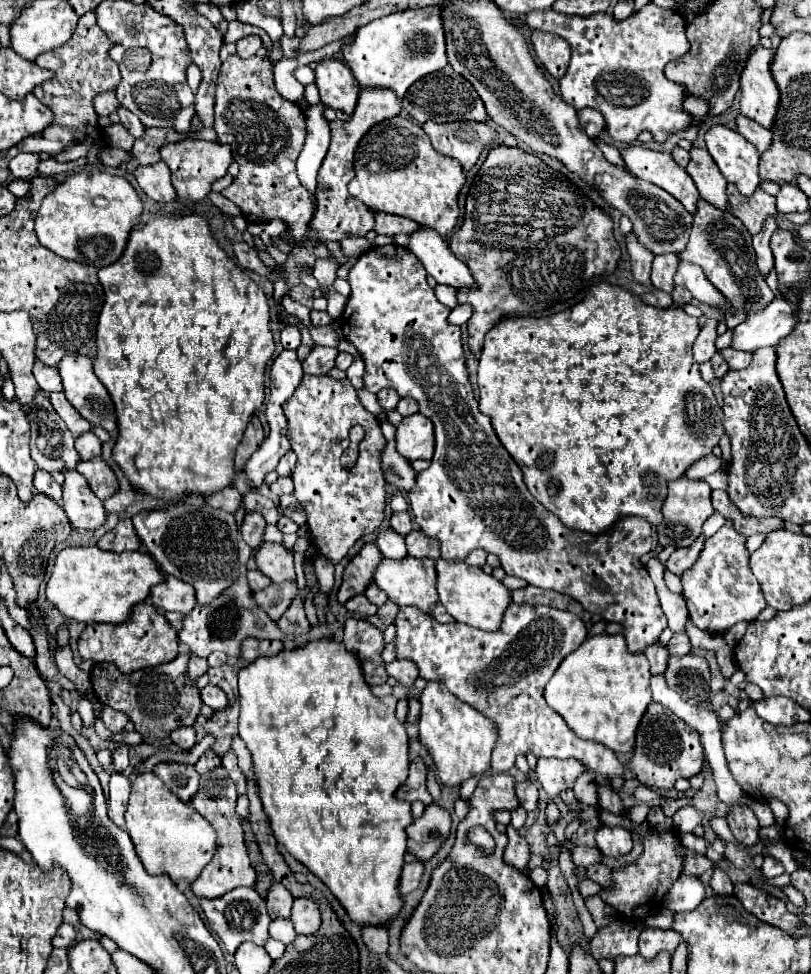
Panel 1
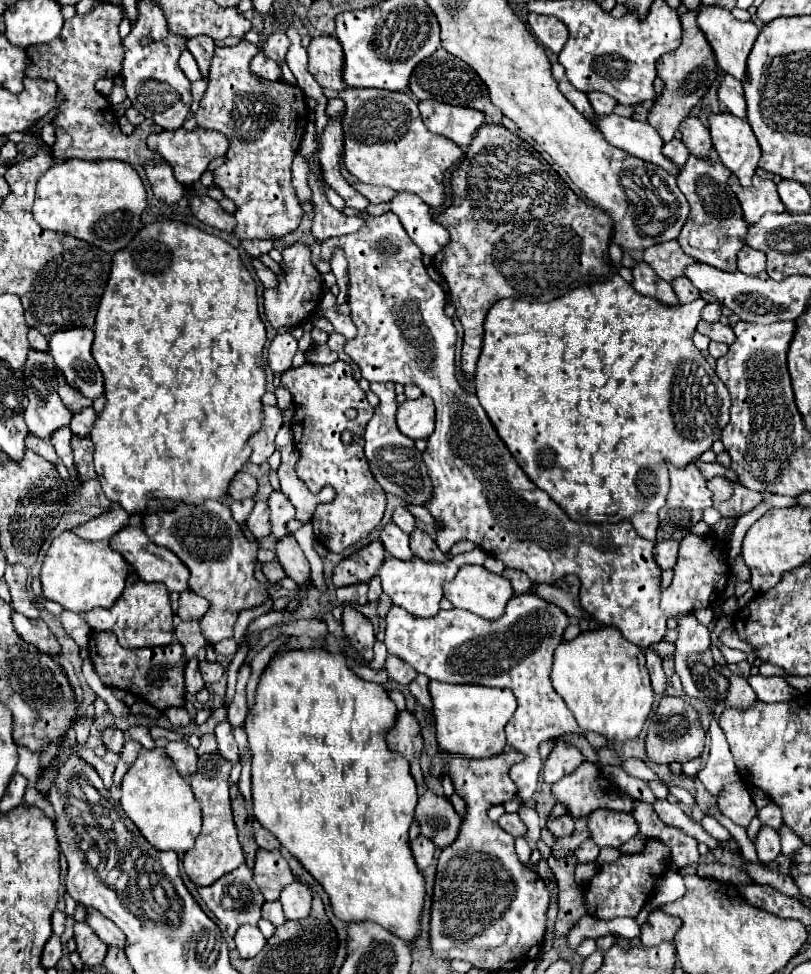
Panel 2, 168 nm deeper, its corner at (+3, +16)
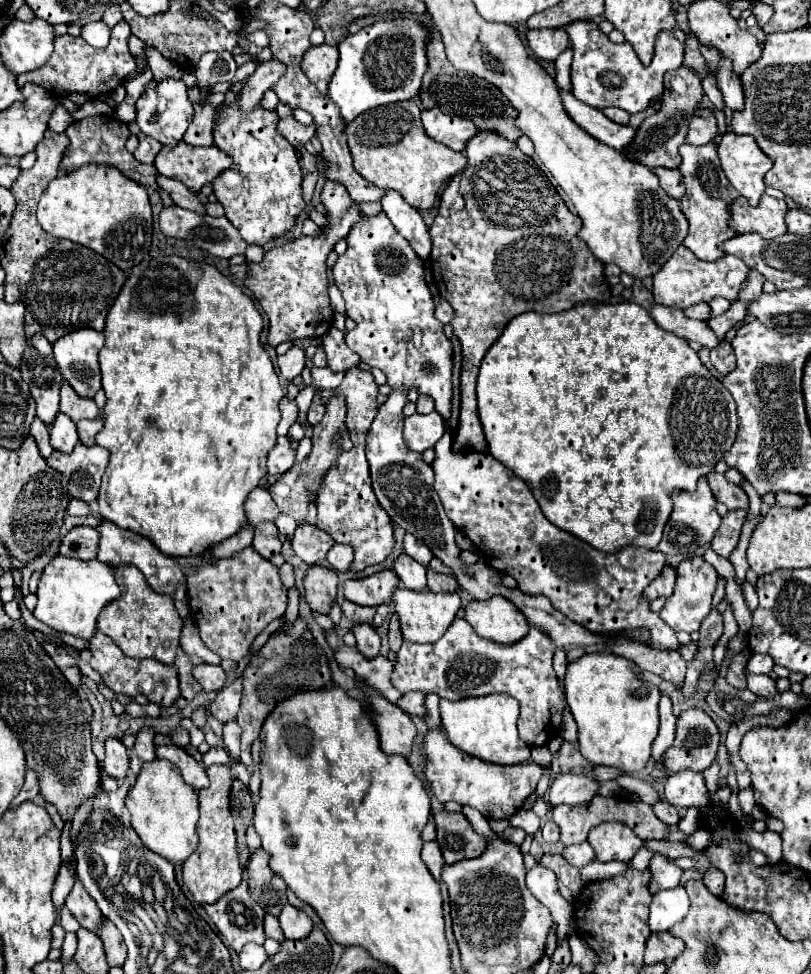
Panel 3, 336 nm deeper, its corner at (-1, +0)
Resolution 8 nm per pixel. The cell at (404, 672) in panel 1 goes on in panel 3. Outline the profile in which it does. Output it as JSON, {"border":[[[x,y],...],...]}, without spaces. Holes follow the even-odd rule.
{"border":[[[407,692],[407,694],[403,694],[403,698],[397,702],[397,706],[401,710],[405,710],[409,716],[415,716],[415,718],[421,718],[421,720],[427,716],[425,694],[423,692]]]}

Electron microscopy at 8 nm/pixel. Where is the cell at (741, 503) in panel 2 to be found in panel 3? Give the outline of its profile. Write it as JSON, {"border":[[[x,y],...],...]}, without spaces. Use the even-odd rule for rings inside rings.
{"border":[[[711,472],[707,476],[707,482],[711,486],[711,490],[715,492],[717,502],[723,502],[729,510],[735,508],[747,508],[749,506],[749,498],[745,494],[745,490],[741,486],[735,486],[731,482],[727,482],[727,478],[719,472]]]}

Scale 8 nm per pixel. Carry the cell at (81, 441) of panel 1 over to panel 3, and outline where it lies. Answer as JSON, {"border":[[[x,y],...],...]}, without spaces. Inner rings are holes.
{"border":[[[99,414],[97,418],[93,420],[79,420],[77,422],[77,434],[79,434],[79,440],[87,446],[93,446],[95,444],[95,434],[101,430],[103,426],[103,416]]]}

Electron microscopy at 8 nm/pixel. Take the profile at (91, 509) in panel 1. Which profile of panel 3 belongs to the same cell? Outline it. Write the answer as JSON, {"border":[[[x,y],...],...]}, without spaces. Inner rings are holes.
{"border":[[[59,412],[55,416],[55,422],[51,424],[51,446],[55,450],[61,450],[61,452],[67,454],[67,452],[73,450],[73,446],[77,442],[79,442],[79,438],[77,438],[75,422],[67,414]]]}

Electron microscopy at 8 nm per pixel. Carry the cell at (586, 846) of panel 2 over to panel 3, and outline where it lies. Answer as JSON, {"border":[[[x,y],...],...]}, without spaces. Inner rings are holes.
{"border":[[[581,842],[581,844],[573,844],[573,846],[565,846],[563,854],[561,854],[569,864],[573,864],[575,868],[581,868],[583,864],[591,862],[595,858],[593,848],[589,846],[589,842]]]}

